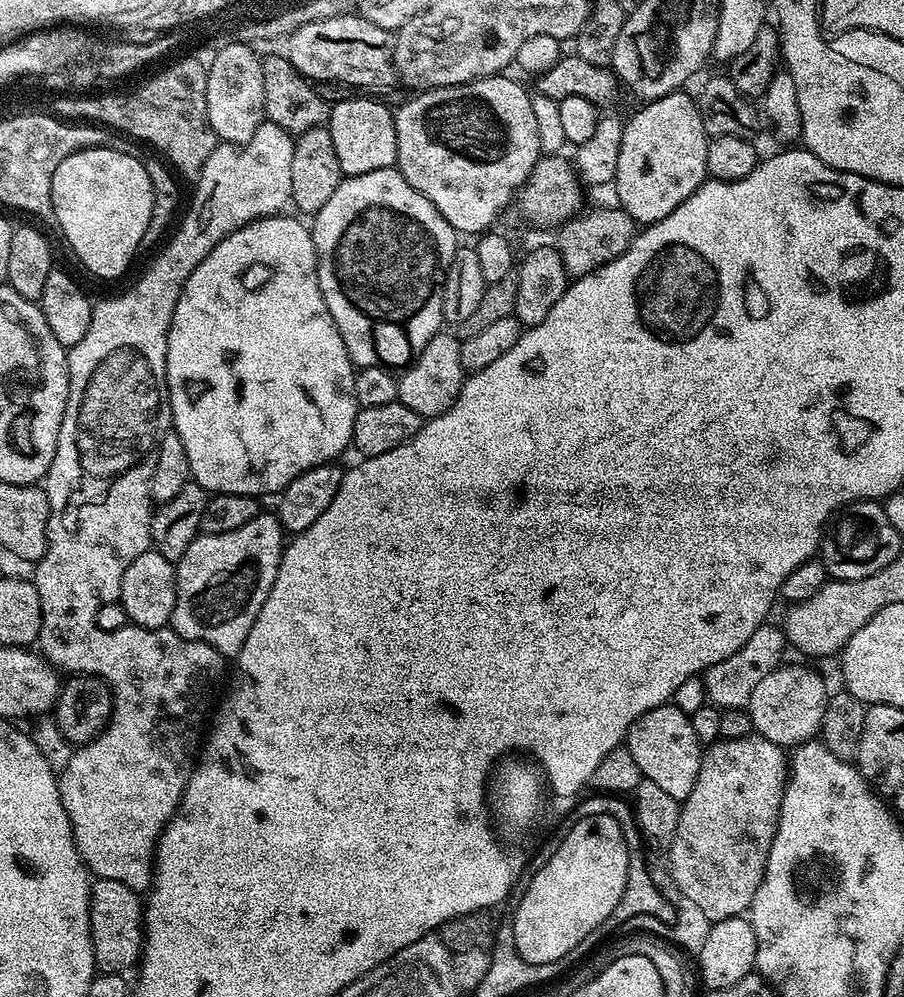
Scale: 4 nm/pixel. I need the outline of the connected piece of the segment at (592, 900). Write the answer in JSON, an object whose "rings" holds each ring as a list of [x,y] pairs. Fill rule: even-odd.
{"rings":[[[610,814],[581,816],[577,824],[564,836],[564,841],[552,852],[552,857],[532,876],[532,881],[524,888],[520,901],[516,904],[516,913],[512,916],[510,939],[516,946],[516,953],[531,964],[558,962],[562,954],[576,952],[580,943],[595,928],[600,928],[614,906],[626,890],[628,877],[628,847],[622,838],[622,826]]]}

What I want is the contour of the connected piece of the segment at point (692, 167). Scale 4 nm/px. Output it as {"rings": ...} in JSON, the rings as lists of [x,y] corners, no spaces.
{"rings":[[[687,91],[671,92],[657,100],[649,100],[643,105],[641,112],[627,118],[621,134],[621,149],[618,150],[617,170],[614,181],[619,207],[630,214],[637,225],[647,226],[666,218],[690,194],[700,189],[708,176],[706,166],[706,150],[710,139],[702,126],[700,105],[695,99],[687,96]]]}

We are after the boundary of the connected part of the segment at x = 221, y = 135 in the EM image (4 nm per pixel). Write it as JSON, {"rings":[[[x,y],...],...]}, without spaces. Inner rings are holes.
{"rings":[[[229,47],[227,51],[220,53],[212,70],[210,82],[206,82],[206,110],[208,111],[208,121],[214,130],[217,141],[226,144],[245,145],[250,138],[259,130],[261,124],[265,123],[264,115],[264,94],[262,88],[262,66],[261,57],[256,56],[255,47],[245,50],[242,47]]]}

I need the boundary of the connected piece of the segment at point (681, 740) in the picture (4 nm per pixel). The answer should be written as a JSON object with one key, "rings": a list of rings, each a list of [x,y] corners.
{"rings":[[[669,702],[642,714],[632,723],[626,737],[628,753],[638,762],[638,770],[643,779],[654,782],[670,798],[684,801],[694,790],[698,778],[702,745],[694,734],[692,717],[678,710]]]}

